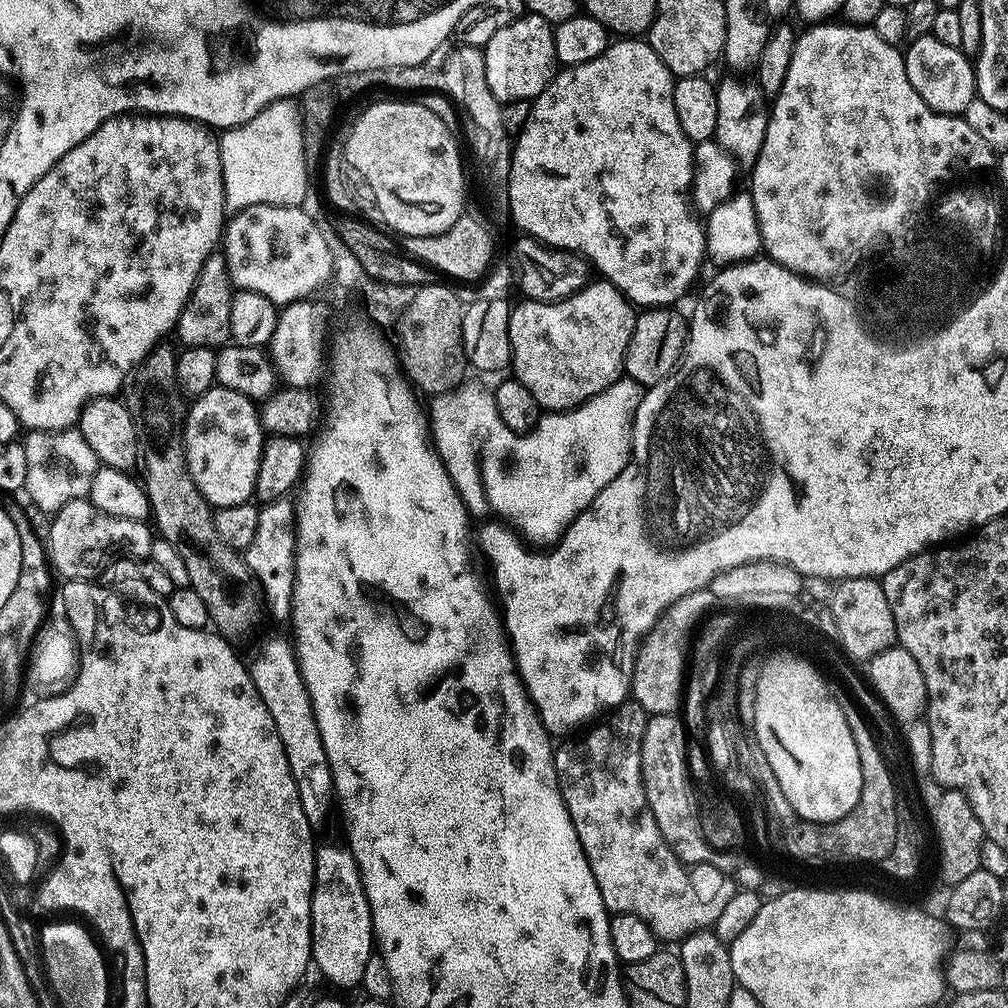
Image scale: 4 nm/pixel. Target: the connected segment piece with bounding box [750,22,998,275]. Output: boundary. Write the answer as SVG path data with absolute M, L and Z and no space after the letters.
M820 22L809 27L809 32L800 32L799 47L792 55L788 73L782 82L781 90L770 104L768 129L764 135L764 145L758 154L756 164L750 170L752 176L752 211L755 212L760 223L760 242L763 251L775 263L781 264L784 269L797 272L812 272L813 275L829 275L832 268L837 269L843 263L848 263L850 255L854 254L863 242L872 240L877 232L889 231L897 226L904 226L906 218L910 218L920 201L924 200L928 188L937 178L946 178L949 172L994 166L998 163L997 153L976 131L970 127L968 121L956 114L935 112L910 86L910 78L906 78L906 66L901 49L894 44L882 42L871 26L843 26L839 28L831 22Z

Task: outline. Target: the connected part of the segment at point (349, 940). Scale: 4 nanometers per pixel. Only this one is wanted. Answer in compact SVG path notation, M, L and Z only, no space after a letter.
M320 846L316 850L316 885L312 888L312 964L334 987L359 989L364 983L366 962L374 954L372 911L356 860L351 852L340 848Z

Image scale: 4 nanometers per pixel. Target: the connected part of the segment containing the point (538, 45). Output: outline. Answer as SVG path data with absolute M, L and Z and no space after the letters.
M525 14L510 22L510 26L502 26L502 30L498 30L494 38L490 38L490 42L484 45L482 51L485 56L486 82L489 83L494 98L502 105L514 103L516 100L535 100L538 94L542 94L542 90L546 90L546 86L558 71L554 50L554 28L541 16Z

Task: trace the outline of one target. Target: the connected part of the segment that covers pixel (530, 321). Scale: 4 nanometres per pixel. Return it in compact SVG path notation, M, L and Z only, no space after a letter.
M603 278L597 281L597 284L585 284L580 291L562 300L525 299L524 304L517 308L515 305L508 313L512 347L511 371L516 371L513 372L515 379L520 380L522 386L526 386L530 394L534 394L541 409L548 412L567 412L570 408L577 408L579 404L602 394L602 390L606 390L615 380L625 375L624 355L634 334L638 312L619 288Z

